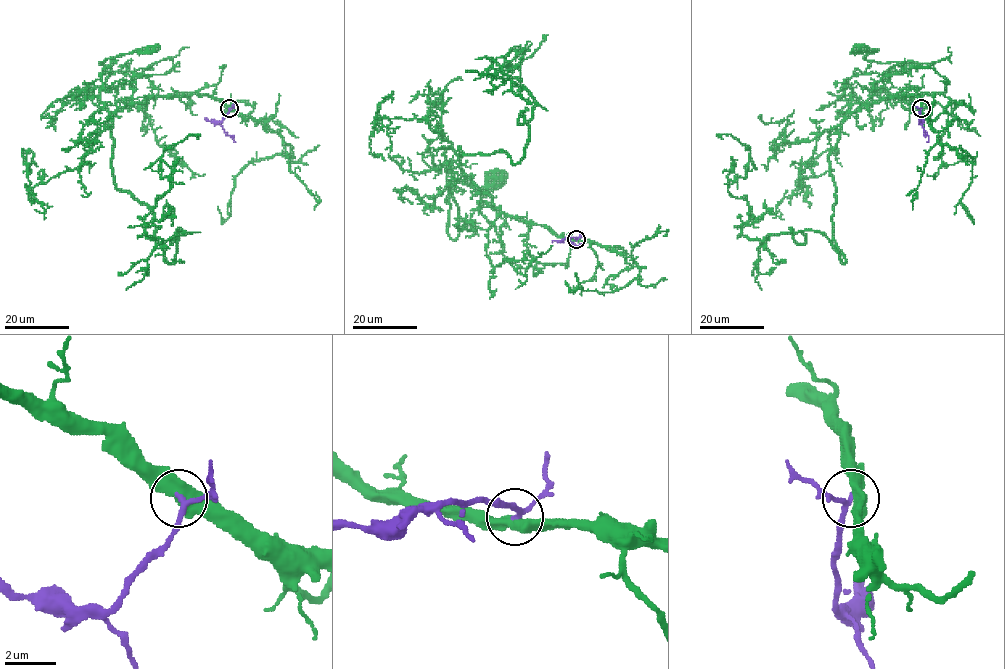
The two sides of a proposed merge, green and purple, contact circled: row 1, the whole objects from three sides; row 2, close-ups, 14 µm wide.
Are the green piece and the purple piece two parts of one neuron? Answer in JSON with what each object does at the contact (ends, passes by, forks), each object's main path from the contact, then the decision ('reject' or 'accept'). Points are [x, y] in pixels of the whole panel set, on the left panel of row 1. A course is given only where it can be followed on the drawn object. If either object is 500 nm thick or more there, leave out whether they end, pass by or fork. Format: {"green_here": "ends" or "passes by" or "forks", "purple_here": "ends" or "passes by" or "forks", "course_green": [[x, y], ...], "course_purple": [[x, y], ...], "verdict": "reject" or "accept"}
{"course_green": [[229, 108], [207, 96], [150, 96], [111, 115], [99, 100], [111, 61], [109, 65], [100, 63], [151, 49]], "course_purple": [[229, 108], [220, 123], [235, 142]], "verdict": "accept"}

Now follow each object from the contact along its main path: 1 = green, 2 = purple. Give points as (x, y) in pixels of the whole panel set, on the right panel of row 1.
1: (922, 108), (906, 94), (848, 115), (898, 63), (921, 65), (867, 61), (871, 52), (859, 49)
2: (921, 108), (920, 123), (928, 137), (927, 142)

